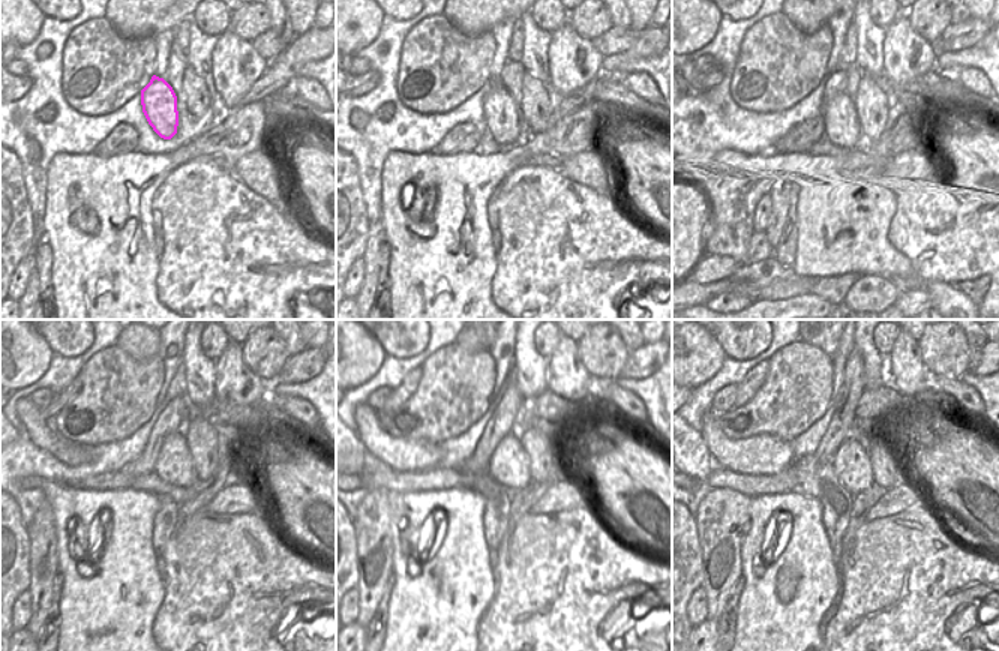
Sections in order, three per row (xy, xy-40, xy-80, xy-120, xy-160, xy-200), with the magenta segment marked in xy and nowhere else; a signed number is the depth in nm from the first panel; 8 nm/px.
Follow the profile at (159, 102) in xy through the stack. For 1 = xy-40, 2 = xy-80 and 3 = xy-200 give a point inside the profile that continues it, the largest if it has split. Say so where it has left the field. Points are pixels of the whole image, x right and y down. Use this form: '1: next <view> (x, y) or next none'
1: next xy-40 (498, 107)
2: next xy-80 (834, 107)
3: next xy-200 (857, 467)

